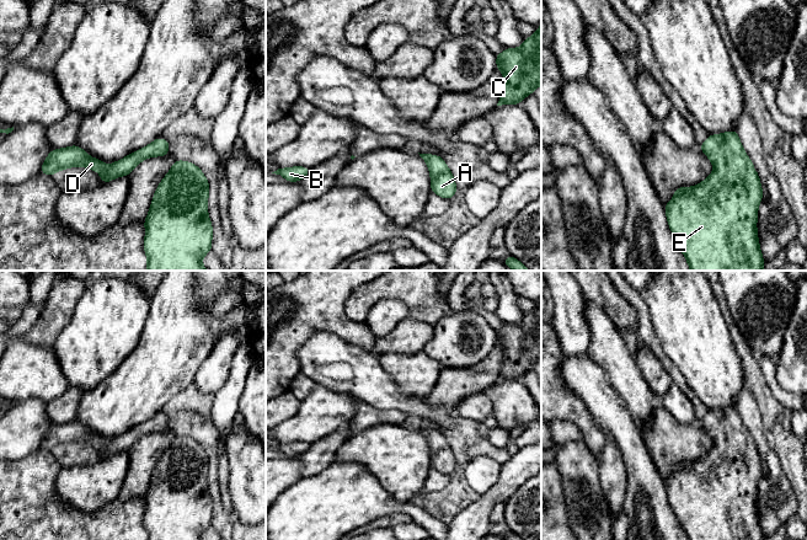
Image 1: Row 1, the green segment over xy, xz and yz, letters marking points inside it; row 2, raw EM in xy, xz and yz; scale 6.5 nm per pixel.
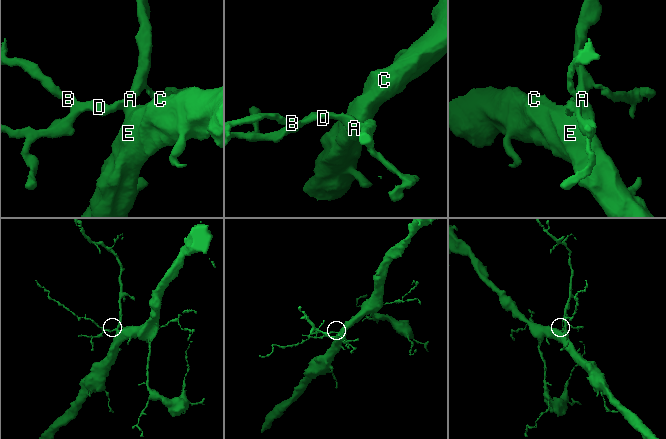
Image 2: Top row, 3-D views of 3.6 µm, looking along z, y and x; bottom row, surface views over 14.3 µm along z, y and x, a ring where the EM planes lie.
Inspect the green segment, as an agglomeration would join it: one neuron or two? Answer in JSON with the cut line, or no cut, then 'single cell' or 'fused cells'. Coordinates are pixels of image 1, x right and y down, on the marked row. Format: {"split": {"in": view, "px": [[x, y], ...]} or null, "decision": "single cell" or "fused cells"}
{"split": null, "decision": "single cell"}

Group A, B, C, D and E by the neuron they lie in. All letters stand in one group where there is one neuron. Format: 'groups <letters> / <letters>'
groups A B C D E

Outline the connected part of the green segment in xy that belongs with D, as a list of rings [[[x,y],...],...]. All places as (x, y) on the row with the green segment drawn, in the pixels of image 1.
[[[156,138],[153,143],[130,153],[128,156],[106,165],[103,161],[91,157],[78,145],[54,149],[46,157],[41,173],[53,176],[55,172],[69,167],[87,167],[100,173],[102,182],[107,183],[121,176],[129,176],[132,171],[148,157],[165,156],[170,153],[169,141],[164,138]]]

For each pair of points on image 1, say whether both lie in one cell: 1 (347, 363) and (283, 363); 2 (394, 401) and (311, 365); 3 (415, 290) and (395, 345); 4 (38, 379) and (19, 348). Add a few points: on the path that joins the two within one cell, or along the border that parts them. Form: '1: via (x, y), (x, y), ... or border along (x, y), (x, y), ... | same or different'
1: border along (309, 336), (297, 353), (299, 372) | different
2: via (373, 385), (356, 370), (332, 365) | same
3: border along (409, 316), (426, 321), (432, 326) | different
4: via (31, 372), (19, 356) | same

